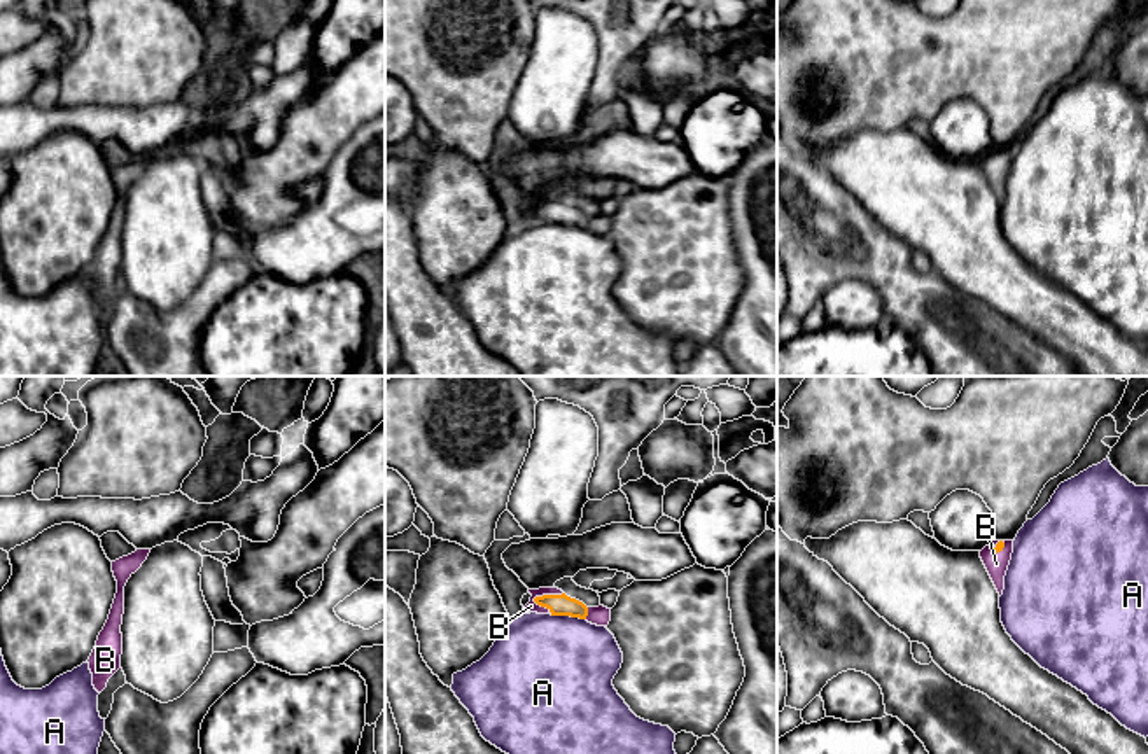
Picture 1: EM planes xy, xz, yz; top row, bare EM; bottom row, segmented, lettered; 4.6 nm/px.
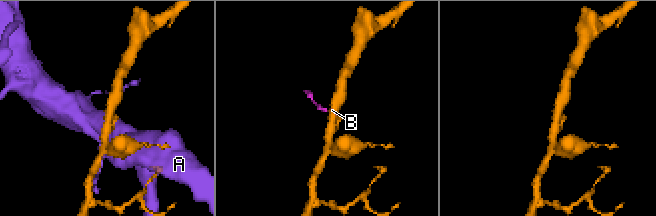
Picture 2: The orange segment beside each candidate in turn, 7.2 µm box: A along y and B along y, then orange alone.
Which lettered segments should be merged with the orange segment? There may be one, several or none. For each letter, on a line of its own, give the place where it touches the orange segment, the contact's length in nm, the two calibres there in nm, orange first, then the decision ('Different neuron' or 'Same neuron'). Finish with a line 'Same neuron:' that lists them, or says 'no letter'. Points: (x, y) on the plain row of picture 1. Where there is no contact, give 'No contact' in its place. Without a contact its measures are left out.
A: Touches orange at xz (567, 223). Shared border 170 nm. Thickness 100 nm (orange) against 480 nm. Different neuron
B: Touches orange at xz (546, 203). Shared border 150 nm. Thickness 100 nm (orange) against 50 nm. Same neuron
Same neuron: B

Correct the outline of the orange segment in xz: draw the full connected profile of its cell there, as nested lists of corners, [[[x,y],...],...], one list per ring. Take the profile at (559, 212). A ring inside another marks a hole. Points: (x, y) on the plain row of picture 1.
[[[558,196],[528,198],[528,201],[532,205],[525,217],[530,220],[579,226],[597,234],[607,234],[611,229],[611,217],[604,213],[586,215],[583,210],[567,205]]]

